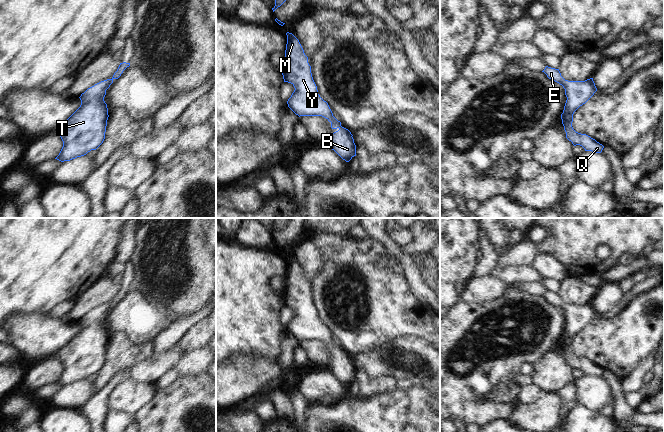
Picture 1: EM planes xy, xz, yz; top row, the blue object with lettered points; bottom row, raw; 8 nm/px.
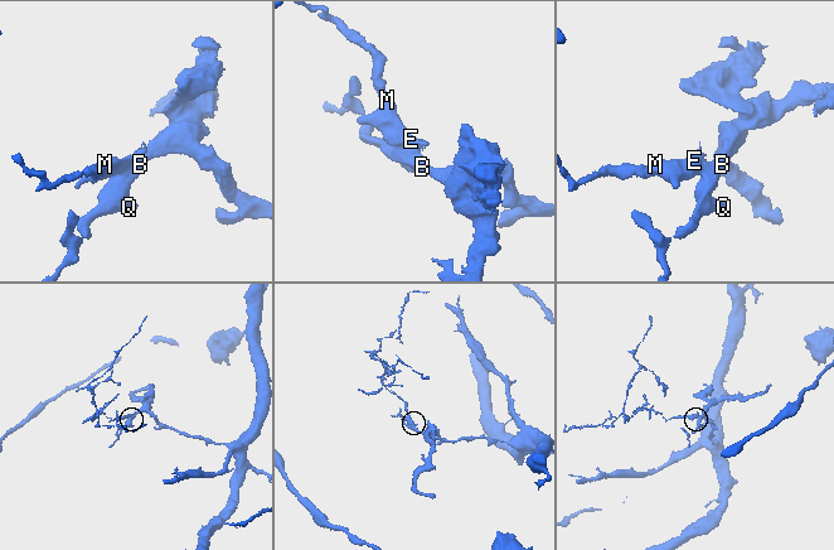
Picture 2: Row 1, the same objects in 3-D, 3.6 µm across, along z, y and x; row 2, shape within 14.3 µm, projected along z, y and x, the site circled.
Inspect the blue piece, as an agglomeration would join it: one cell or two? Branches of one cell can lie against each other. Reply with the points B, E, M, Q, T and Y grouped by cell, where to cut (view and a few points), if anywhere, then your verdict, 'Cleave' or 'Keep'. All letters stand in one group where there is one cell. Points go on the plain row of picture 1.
Groups: B E M Q T Y. No split. Keep.

